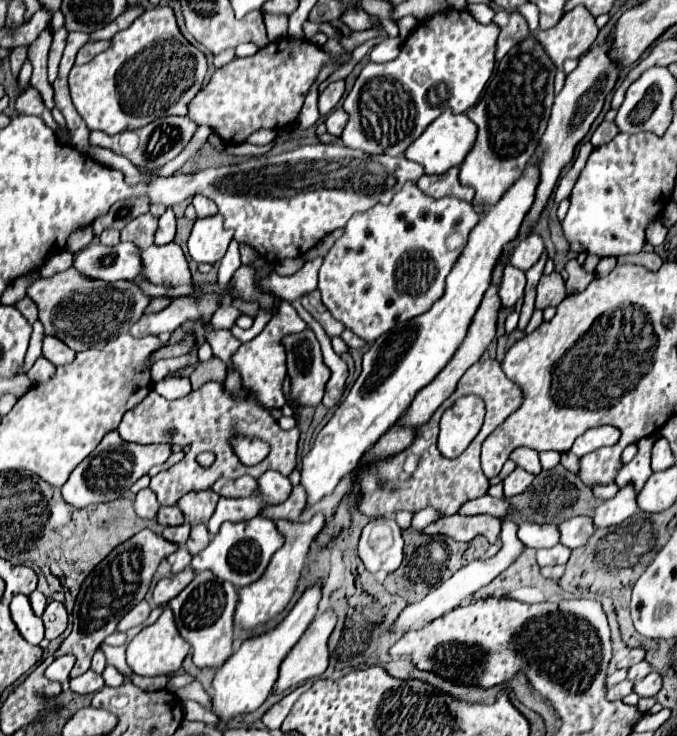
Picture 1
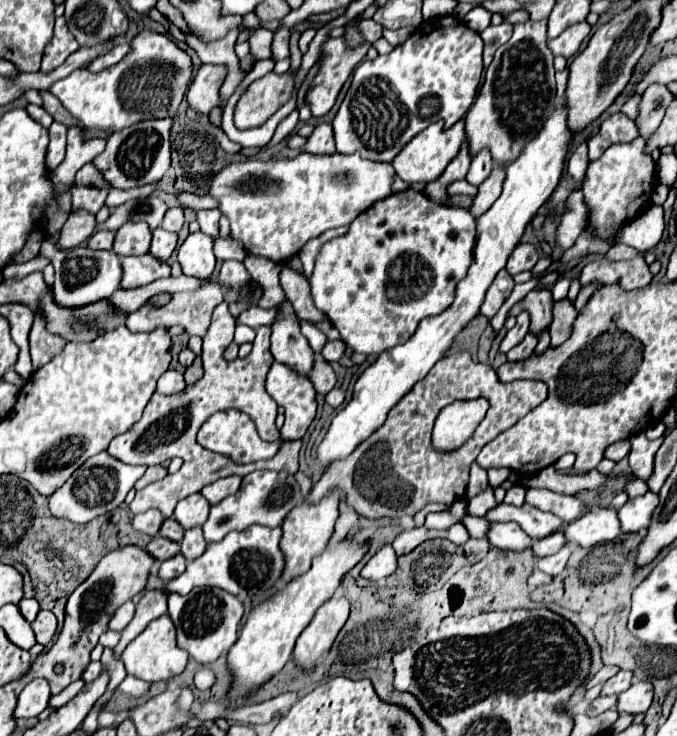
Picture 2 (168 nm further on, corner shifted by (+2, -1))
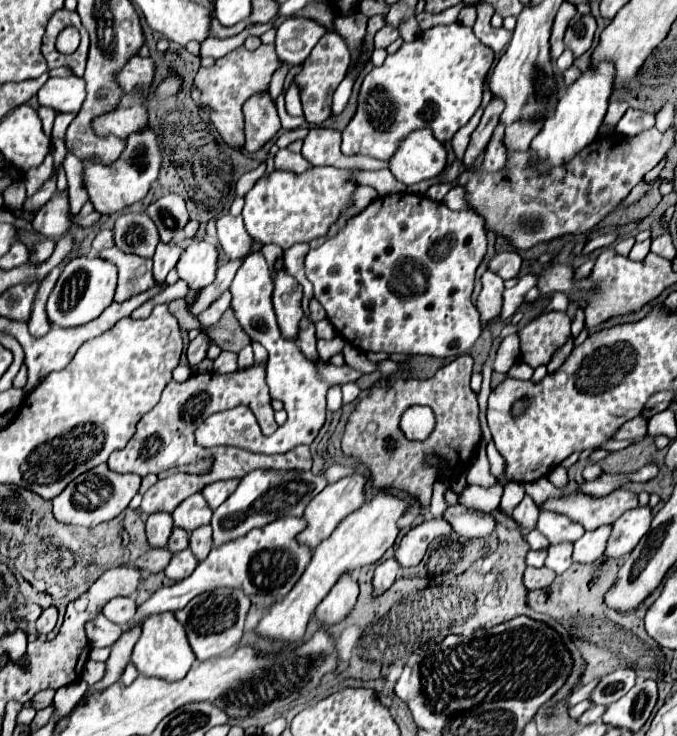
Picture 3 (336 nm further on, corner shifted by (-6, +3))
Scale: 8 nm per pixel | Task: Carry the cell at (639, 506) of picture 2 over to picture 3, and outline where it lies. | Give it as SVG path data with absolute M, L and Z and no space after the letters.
M650 507L630 509L628 513L624 513L612 525L612 535L608 539L604 559L620 559L622 555L628 555L644 537L644 533L650 529L650 521L652 521Z

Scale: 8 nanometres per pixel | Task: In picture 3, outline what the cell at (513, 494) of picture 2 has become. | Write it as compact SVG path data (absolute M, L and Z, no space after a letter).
M526 495L526 497L522 499L522 503L514 509L512 519L520 525L520 531L522 531L524 537L526 537L530 531L536 529L538 513L540 513L540 511L536 511L536 505L532 505L532 499L530 499L528 495Z

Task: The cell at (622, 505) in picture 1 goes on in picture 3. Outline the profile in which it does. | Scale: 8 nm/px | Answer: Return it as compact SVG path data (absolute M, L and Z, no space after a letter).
M602 525L600 529L596 529L592 533L584 533L584 537L580 537L580 541L574 543L572 561L574 563L584 563L584 565L590 565L590 563L598 561L604 553L604 545L610 537L610 531L612 531L610 525Z

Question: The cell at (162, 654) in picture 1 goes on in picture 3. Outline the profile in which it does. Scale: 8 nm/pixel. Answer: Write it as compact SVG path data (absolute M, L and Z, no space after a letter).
M168 611L168 613L160 613L160 615L152 615L152 617L148 617L148 621L144 621L144 625L142 625L142 635L140 635L140 639L136 641L130 659L132 659L134 667L136 667L142 675L160 677L160 679L166 679L166 681L184 679L186 673L190 671L192 663L196 661L190 645L188 645L184 627L176 621L174 613L170 613L170 611Z

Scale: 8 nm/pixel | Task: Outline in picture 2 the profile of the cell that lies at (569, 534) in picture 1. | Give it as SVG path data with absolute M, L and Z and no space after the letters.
M556 531L556 533L550 533L550 535L544 537L544 539L534 541L532 549L534 549L536 557L546 557L546 555L554 555L556 551L560 551L566 543L568 543L568 541L566 541L564 531Z

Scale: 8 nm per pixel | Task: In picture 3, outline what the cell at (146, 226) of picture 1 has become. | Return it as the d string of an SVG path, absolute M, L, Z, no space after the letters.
M124 213L114 225L114 243L120 251L152 259L158 245L158 229L154 221L142 213Z

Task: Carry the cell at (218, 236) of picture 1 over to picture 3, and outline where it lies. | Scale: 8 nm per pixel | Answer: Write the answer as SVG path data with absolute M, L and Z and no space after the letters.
M194 241L188 249L184 249L176 265L178 277L186 281L190 291L200 291L214 281L216 259L218 259L218 251L212 243Z

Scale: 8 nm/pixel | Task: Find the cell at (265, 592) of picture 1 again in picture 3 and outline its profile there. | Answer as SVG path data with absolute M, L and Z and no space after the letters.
M352 473L328 485L308 503L304 513L308 527L298 539L312 549L320 545L320 541L324 541L324 537L328 537L328 533L332 533L332 529L336 529L336 525L348 517L348 513L356 511L356 507L364 503L364 487L366 477L360 473Z

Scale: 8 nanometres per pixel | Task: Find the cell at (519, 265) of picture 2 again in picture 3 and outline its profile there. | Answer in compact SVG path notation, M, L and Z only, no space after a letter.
M504 251L504 253L496 253L490 261L488 261L488 271L500 275L504 281L512 279L520 273L522 267L522 257L516 251Z

